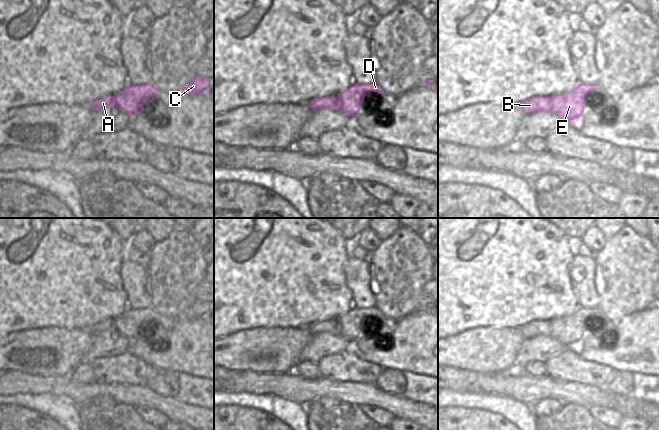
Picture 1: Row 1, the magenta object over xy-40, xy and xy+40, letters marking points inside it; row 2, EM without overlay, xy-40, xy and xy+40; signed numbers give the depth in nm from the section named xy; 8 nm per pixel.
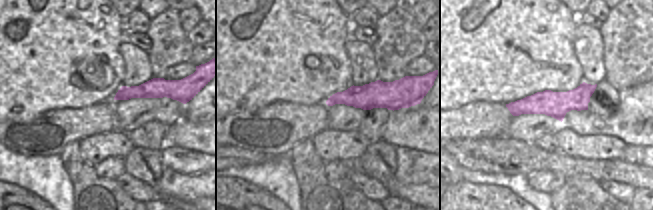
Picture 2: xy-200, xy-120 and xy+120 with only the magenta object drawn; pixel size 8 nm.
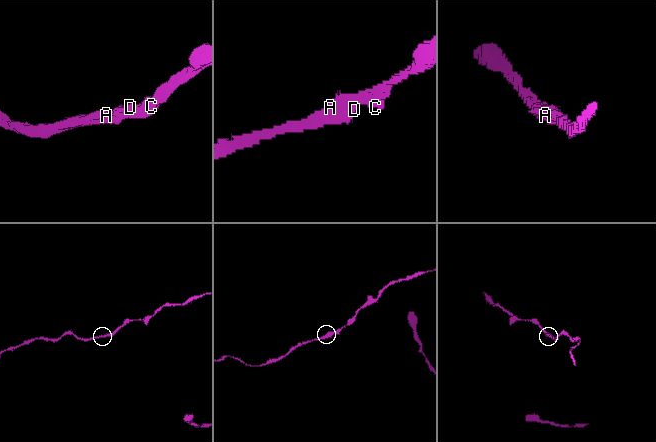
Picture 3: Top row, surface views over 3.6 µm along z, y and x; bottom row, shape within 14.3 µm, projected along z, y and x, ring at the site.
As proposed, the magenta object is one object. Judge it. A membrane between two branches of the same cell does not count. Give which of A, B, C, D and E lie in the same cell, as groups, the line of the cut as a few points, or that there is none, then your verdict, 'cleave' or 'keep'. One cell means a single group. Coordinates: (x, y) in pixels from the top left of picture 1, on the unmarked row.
A B C D E; no cut; keep

